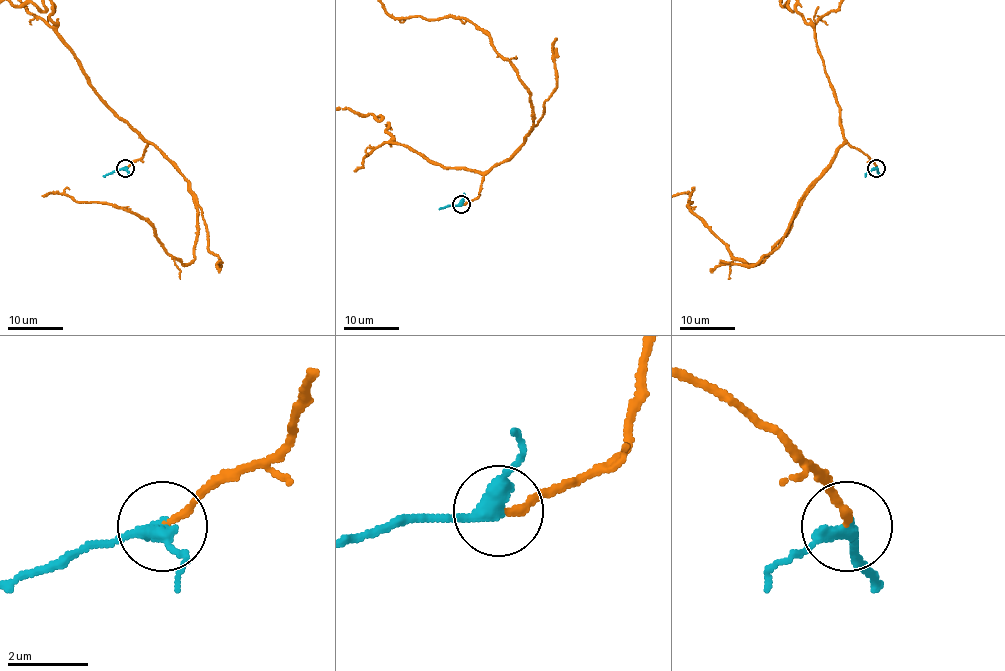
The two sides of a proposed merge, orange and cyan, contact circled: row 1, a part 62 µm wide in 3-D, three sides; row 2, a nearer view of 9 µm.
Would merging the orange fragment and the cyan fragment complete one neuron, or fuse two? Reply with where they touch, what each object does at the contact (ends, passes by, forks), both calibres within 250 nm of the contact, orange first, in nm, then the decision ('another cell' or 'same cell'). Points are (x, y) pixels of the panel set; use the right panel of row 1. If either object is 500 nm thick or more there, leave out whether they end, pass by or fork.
(876, 168) | orange ends | cyan passes by | 170/360 nm | same cell

